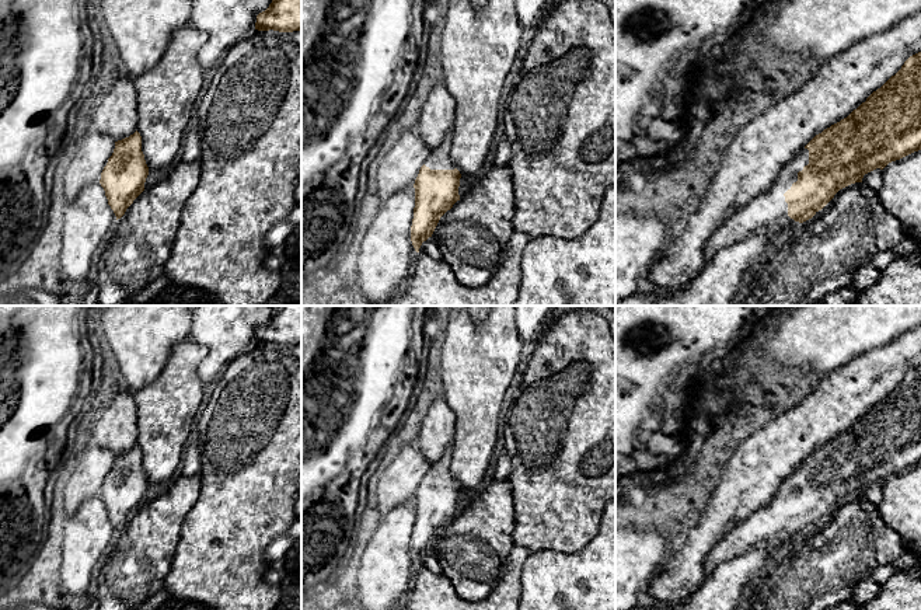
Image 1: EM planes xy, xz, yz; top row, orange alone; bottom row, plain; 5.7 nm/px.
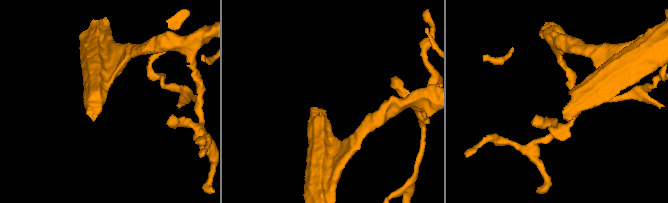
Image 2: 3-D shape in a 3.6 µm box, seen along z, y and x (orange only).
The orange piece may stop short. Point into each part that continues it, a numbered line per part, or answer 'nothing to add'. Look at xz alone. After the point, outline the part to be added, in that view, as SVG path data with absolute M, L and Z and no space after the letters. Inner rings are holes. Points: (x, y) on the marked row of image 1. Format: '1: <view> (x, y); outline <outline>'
1: xz (439, 159); outline M447 135L439 147L432 149L429 157L425 161L425 165L430 170L454 170L456 164L450 156L451 144L453 136Z

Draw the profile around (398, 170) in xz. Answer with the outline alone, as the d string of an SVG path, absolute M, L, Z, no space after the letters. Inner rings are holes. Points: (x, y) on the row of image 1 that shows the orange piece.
M416 129L400 135L397 143L373 172L378 199L386 202L394 194L414 187L421 167L432 149L422 140Z

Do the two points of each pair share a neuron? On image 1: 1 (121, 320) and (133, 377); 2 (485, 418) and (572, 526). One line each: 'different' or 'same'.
1: same
2: different

